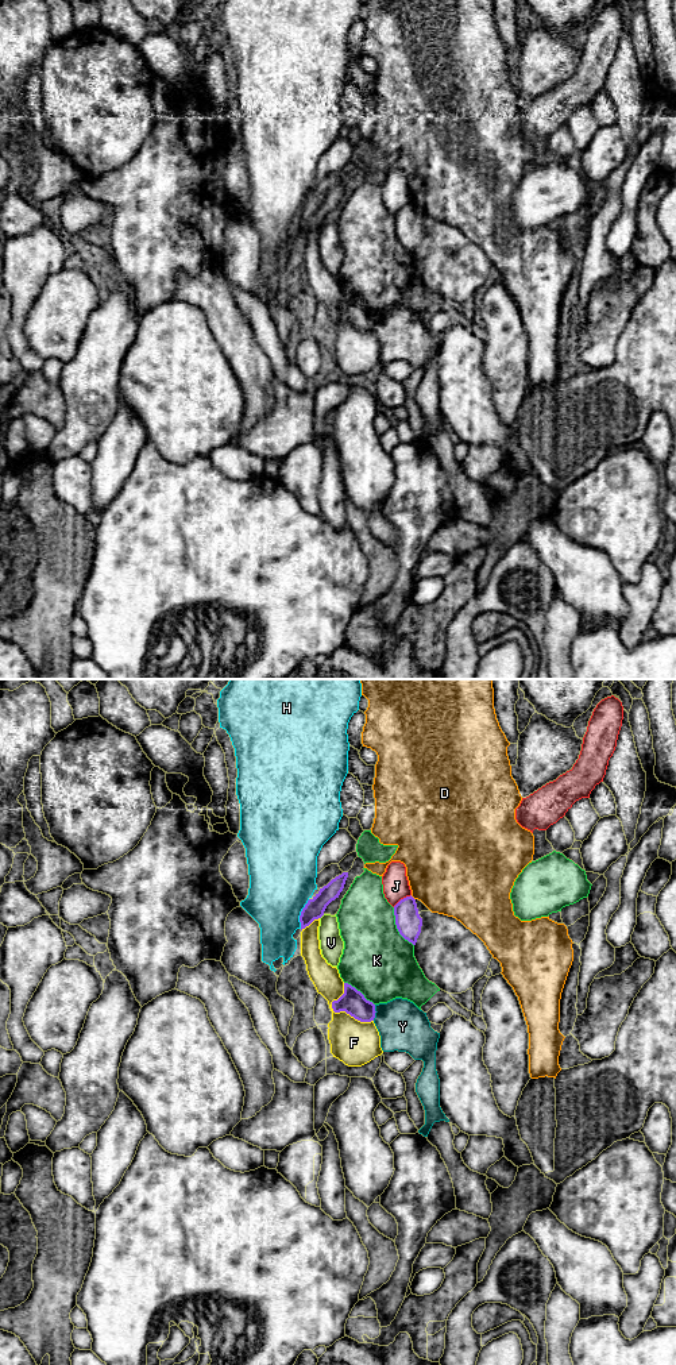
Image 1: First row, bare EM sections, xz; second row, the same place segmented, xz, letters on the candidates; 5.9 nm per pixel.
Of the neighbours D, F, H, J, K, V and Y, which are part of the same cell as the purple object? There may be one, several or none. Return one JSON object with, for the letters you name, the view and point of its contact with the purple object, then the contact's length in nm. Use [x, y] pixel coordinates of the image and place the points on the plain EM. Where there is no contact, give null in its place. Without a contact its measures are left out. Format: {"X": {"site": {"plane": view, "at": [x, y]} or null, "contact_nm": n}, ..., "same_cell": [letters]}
{"same_cell": []}

